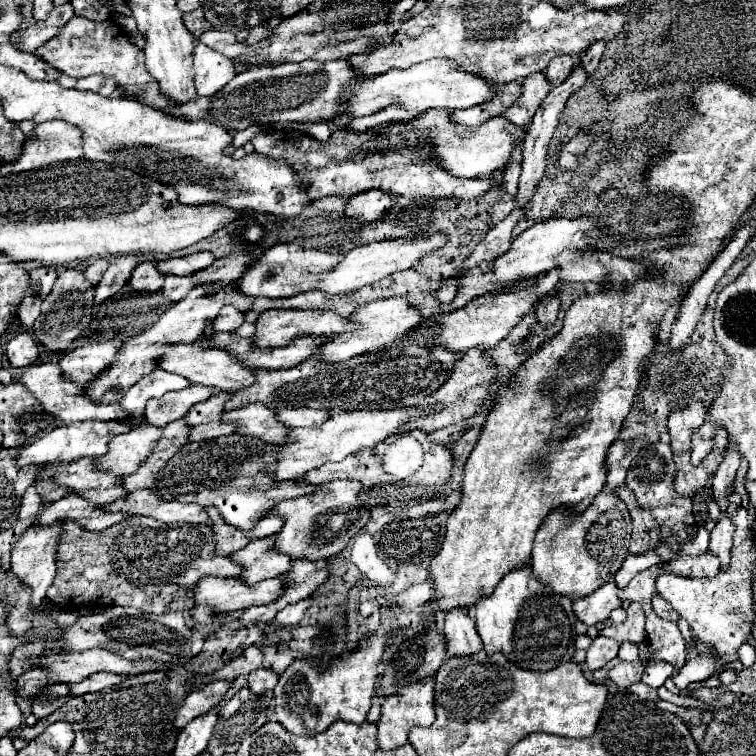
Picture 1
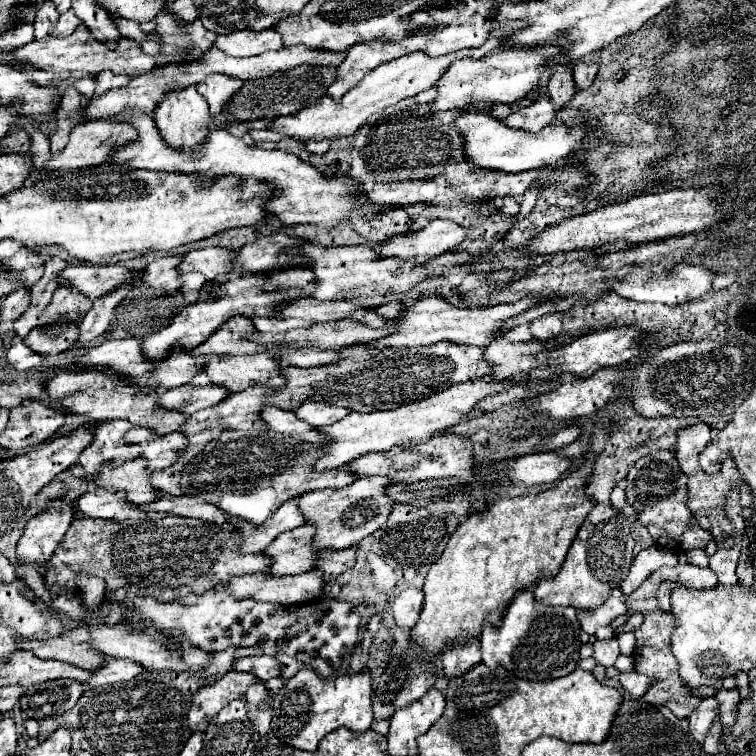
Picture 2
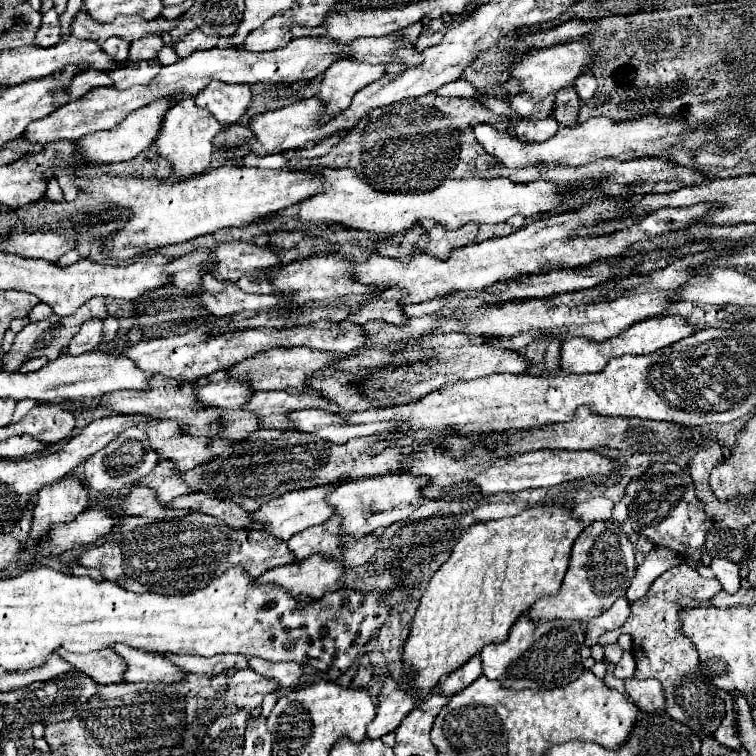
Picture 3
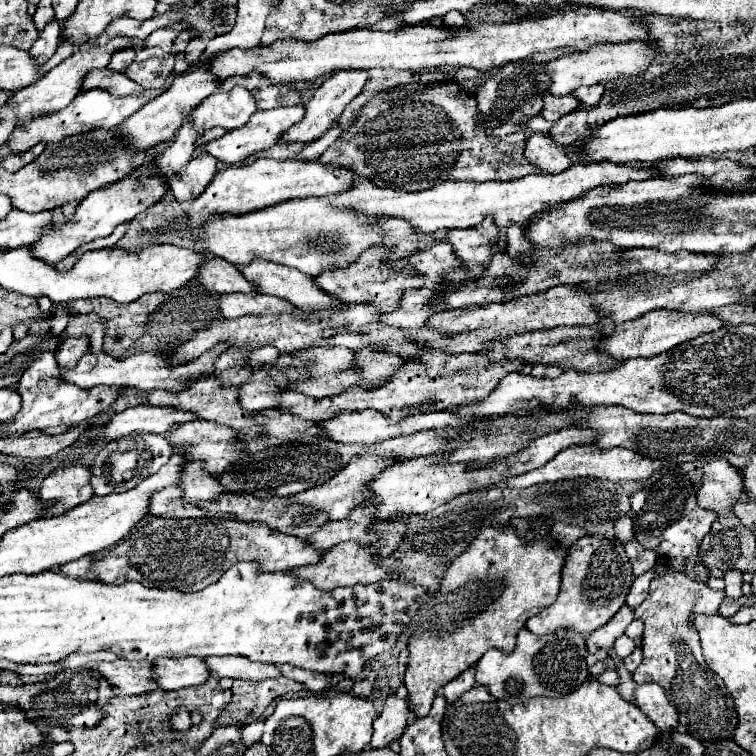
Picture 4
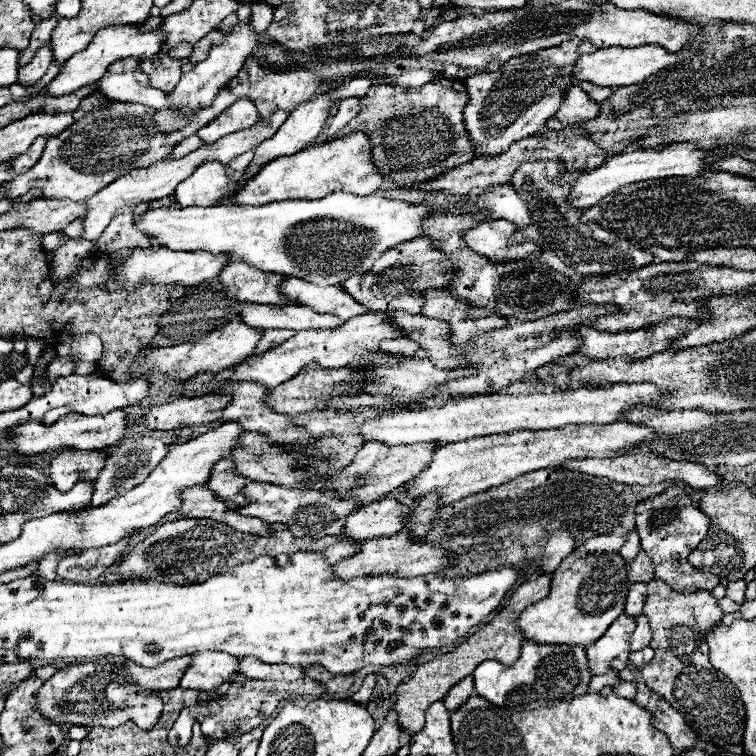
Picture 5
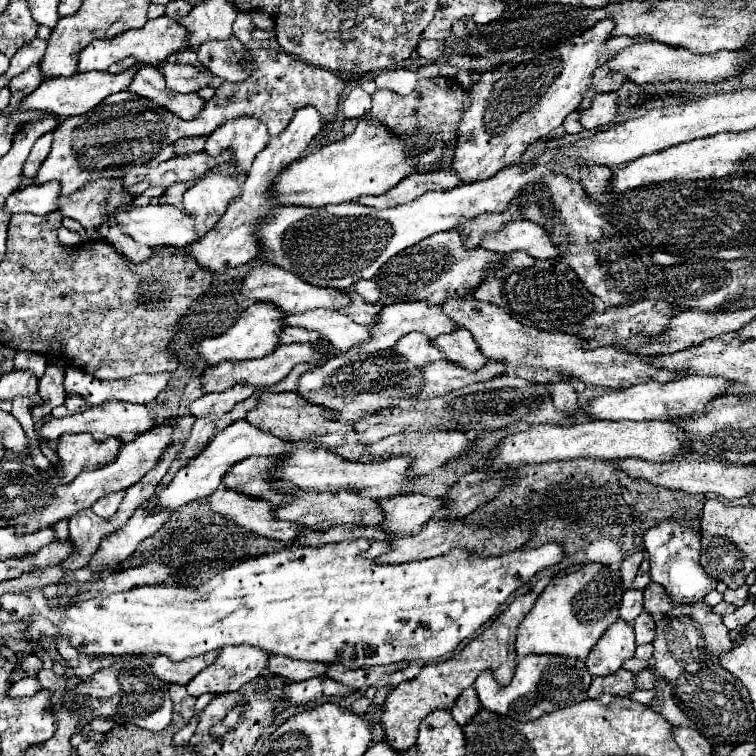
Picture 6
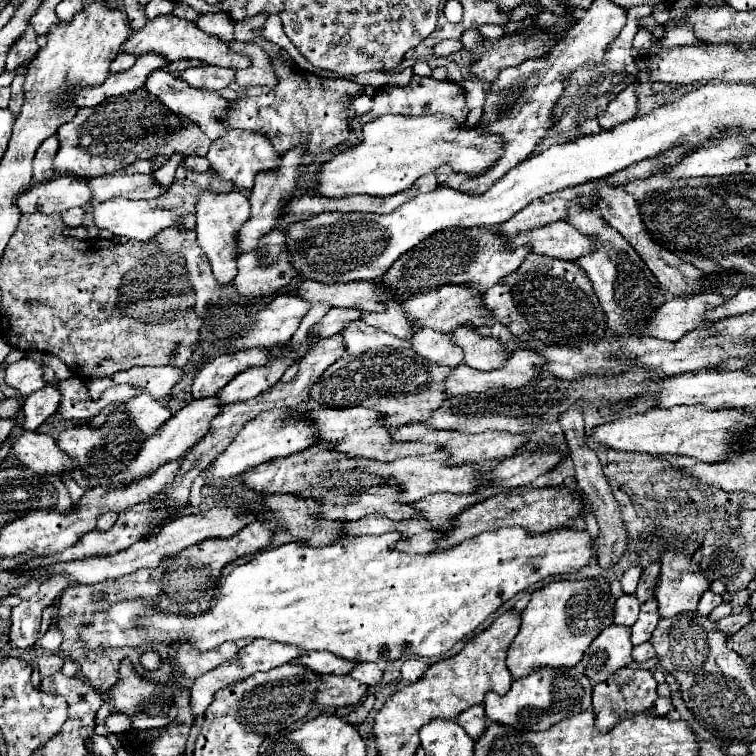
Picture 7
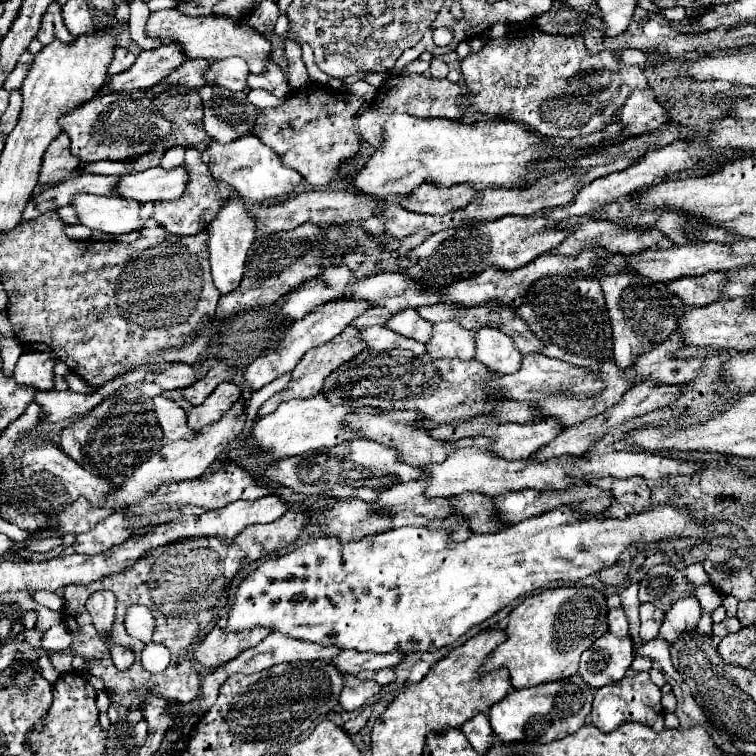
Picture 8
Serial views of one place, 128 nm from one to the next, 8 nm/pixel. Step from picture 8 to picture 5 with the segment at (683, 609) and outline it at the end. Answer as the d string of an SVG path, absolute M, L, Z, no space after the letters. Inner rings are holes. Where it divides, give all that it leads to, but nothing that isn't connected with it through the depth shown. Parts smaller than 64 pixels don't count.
M672 484L664 494L650 498L650 506L640 502L636 508L636 514L638 514L636 516L636 530L642 540L642 550L652 558L654 578L664 580L676 592L712 590L714 586L720 584L718 576L708 574L708 572L700 572L688 562L690 552L704 540L704 536L708 532L710 518L692 504L690 496L682 488Z

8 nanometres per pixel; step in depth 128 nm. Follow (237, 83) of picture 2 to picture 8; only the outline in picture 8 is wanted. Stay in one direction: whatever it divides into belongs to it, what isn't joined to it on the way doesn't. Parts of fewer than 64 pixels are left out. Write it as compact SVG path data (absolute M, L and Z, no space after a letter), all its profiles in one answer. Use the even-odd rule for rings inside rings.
M254 134L242 136L230 144L220 144L212 140L208 146L208 154L210 154L208 166L214 180L230 184L248 202L264 202L292 194L294 188L304 180L296 170L284 168L282 158L272 148L262 144L262 140Z

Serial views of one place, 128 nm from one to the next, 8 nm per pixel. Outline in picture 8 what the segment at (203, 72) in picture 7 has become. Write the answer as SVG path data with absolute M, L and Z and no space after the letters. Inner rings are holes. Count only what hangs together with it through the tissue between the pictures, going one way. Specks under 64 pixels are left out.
M226 58L220 62L212 62L208 70L208 82L230 88L230 90L246 90L246 78L250 70L242 58Z

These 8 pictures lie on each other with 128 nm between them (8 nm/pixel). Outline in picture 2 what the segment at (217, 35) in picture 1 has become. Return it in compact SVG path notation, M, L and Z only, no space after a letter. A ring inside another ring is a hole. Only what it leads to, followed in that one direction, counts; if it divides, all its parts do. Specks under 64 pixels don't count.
M246 28L226 36L218 36L214 46L230 56L256 56L266 50L280 50L284 44L282 44L282 36L274 28L260 32Z

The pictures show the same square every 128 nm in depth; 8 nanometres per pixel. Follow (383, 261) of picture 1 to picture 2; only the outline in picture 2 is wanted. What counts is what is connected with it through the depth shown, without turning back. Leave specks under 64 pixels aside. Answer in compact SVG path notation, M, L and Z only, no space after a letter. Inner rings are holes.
M432 220L418 232L406 236L394 236L390 244L382 244L380 256L394 256L400 260L428 260L438 252L454 250L466 238L466 228L450 220Z

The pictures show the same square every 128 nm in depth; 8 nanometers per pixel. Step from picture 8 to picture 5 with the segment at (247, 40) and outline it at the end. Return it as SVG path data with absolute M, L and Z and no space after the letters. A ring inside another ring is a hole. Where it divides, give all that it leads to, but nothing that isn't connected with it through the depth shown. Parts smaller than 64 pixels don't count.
M108 26L108 28L102 28L100 32L96 32L96 36L92 38L92 42L76 52L60 70L60 74L46 86L46 92L50 92L52 96L64 96L68 92L74 92L86 84L92 84L96 80L100 80L108 66L116 60L122 60L122 58L138 58L138 60L148 60L152 58L154 54L162 52L162 44L166 42L166 36L164 32L158 28L154 32L142 32L142 28L138 26Z

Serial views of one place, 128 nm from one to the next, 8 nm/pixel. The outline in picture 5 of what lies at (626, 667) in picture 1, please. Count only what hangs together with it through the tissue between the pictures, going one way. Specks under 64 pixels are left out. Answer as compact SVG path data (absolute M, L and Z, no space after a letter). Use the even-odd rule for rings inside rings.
M660 698L658 708L652 712L652 716L654 716L654 726L670 738L670 744L676 748L676 752L686 752L696 746L694 730L686 724L686 720L678 710L666 704L666 700Z

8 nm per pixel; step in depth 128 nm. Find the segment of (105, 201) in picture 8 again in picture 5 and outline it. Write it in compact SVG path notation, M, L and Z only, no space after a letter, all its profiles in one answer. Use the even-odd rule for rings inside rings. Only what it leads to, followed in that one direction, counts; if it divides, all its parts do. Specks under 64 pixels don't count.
M334 192L322 200L286 200L254 208L242 208L240 204L232 202L224 202L210 208L158 206L138 216L134 220L134 228L144 236L154 238L158 246L166 246L170 250L206 250L212 254L226 252L232 260L242 260L264 272L278 272L284 276L302 278L316 286L330 286L342 284L350 276L370 272L374 260L378 260L380 254L402 242L410 242L422 236L424 220L430 214L434 214L434 208L424 204L388 200L378 194L354 196L346 192Z

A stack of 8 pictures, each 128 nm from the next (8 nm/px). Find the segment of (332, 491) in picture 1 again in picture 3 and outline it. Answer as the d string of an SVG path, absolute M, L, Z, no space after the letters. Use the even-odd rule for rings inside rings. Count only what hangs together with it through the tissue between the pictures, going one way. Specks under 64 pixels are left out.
M384 474L384 476L372 476L372 478L344 482L326 500L330 500L330 504L334 504L336 514L340 514L344 518L342 534L344 536L352 534L352 536L360 538L366 534L376 534L378 530L384 530L386 526L408 518L418 506L418 490L422 490L429 483L428 476Z

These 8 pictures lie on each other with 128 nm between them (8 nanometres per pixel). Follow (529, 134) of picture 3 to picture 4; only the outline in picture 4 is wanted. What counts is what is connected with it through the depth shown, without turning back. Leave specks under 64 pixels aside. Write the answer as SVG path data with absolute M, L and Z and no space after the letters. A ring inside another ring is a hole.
M540 132L532 134L526 142L524 158L544 174L560 174L572 164L572 160L564 152L558 152L558 146Z

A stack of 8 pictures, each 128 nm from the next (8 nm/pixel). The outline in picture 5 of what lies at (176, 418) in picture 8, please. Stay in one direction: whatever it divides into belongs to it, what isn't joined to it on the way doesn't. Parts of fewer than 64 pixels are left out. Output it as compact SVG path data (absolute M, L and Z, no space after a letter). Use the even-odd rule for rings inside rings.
M114 410L106 416L80 416L78 412L62 416L56 424L46 426L40 420L30 420L22 426L16 426L12 430L12 436L8 436L8 442L14 444L14 448L26 456L42 454L48 450L58 448L78 448L78 450L100 450L106 446L114 446L118 440L122 440L128 432L128 414L124 410Z

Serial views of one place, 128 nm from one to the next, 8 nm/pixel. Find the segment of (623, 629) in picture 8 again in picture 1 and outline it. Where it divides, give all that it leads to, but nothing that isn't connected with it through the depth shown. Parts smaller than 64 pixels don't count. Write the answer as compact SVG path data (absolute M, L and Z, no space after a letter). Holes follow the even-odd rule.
M648 550L648 552L638 554L638 556L632 556L632 554L630 554L630 556L624 560L624 564L622 564L622 568L618 570L618 574L614 576L614 582L616 582L618 588L624 588L624 586L628 586L628 582L630 582L638 572L642 572L642 570L646 570L646 568L650 568L650 566L656 566L656 564L662 564L662 560L660 560L660 556L656 554L656 550Z

